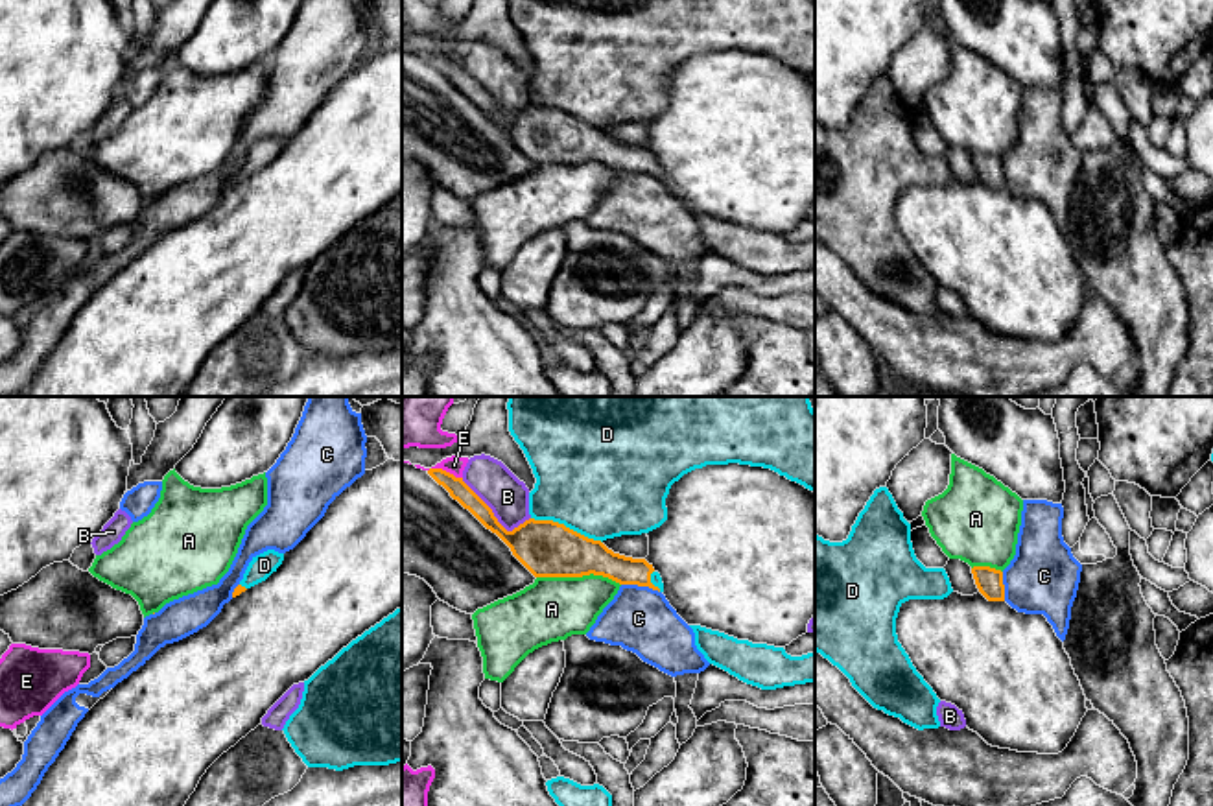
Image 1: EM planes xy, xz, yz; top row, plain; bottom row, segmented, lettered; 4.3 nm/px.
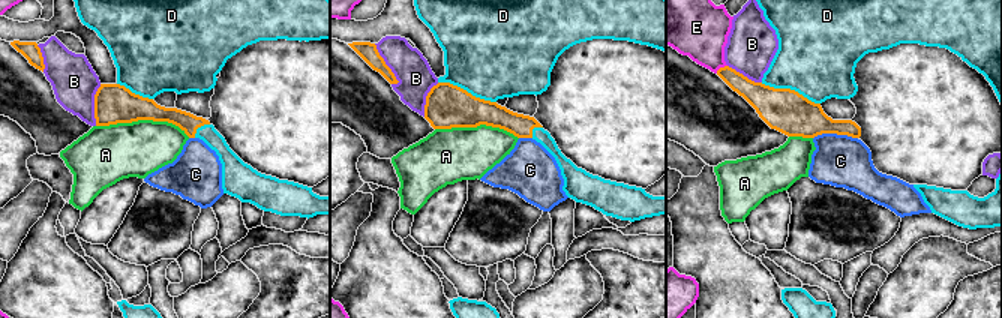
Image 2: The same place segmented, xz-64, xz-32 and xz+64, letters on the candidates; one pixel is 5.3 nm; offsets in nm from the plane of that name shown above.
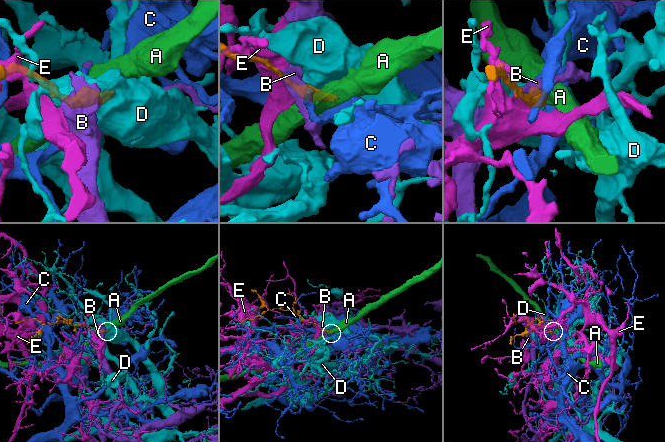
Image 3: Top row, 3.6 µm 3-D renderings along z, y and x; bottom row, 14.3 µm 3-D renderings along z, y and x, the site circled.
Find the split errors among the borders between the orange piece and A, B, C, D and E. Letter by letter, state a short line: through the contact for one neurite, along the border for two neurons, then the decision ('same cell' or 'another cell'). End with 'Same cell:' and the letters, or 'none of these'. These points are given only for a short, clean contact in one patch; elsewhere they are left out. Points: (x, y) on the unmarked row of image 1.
A: another cell
B: another cell
C: another cell
D: same cell
E: another cell
Same cell: D

